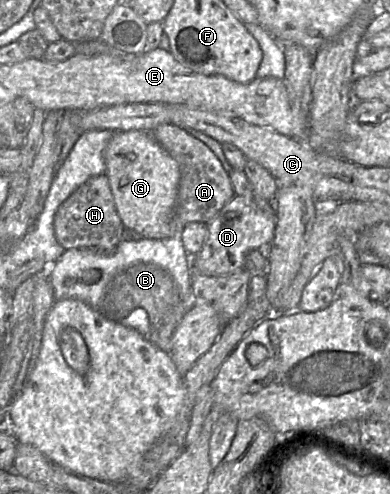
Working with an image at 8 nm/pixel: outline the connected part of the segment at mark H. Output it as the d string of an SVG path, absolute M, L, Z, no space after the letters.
M106 174L89 178L59 206L54 216L55 237L68 250L88 248L110 254L125 238L126 231L117 213Z

